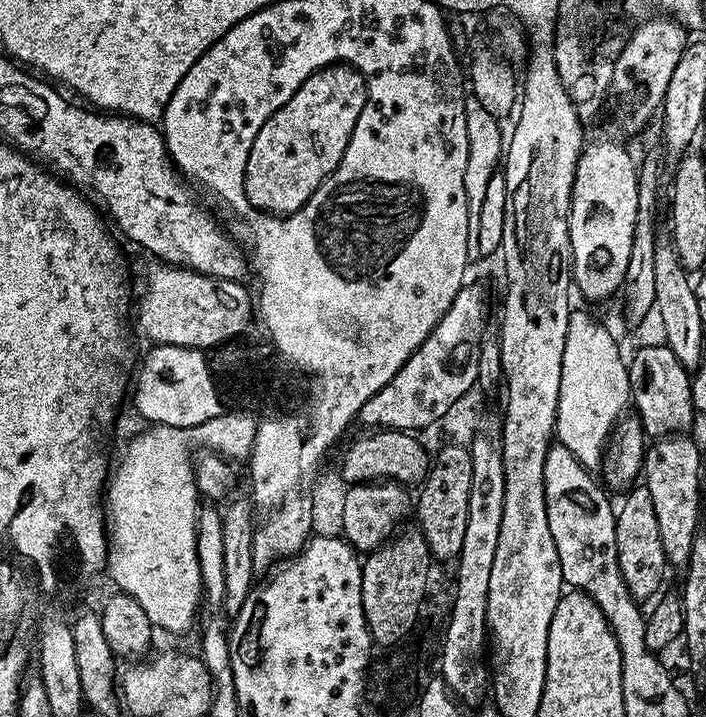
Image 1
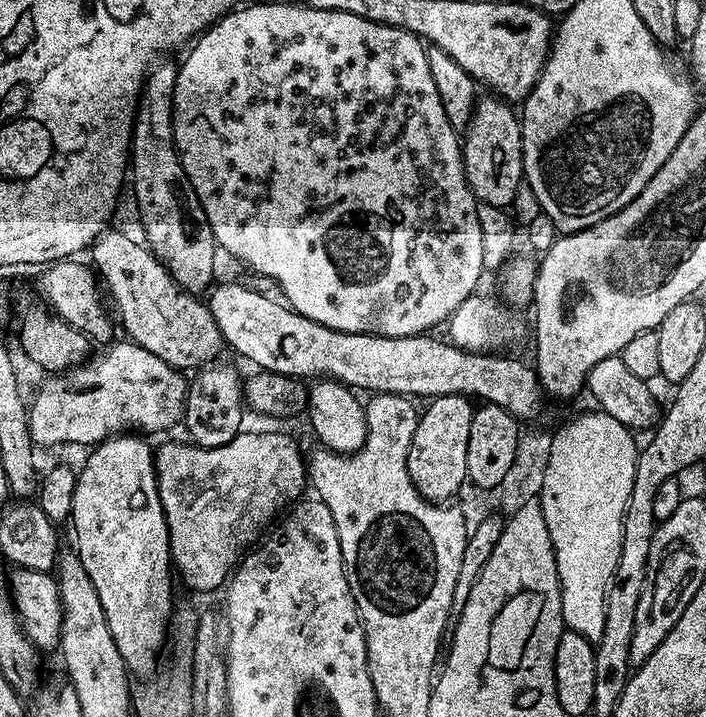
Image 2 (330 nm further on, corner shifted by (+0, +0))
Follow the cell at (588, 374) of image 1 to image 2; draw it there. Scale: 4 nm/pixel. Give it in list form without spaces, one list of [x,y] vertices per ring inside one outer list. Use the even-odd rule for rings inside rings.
[[[601,410],[593,411],[585,416],[576,416],[569,424],[555,430],[545,466],[545,482],[542,483],[538,499],[556,555],[565,629],[595,642],[602,638],[602,632],[606,630],[606,594],[620,557],[624,511],[628,509],[630,490],[636,477],[638,444],[632,441],[633,433],[622,422]]]

